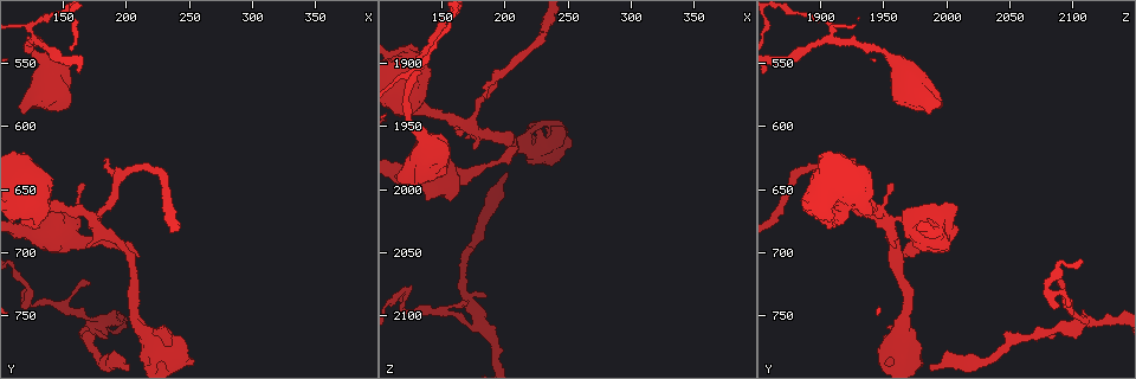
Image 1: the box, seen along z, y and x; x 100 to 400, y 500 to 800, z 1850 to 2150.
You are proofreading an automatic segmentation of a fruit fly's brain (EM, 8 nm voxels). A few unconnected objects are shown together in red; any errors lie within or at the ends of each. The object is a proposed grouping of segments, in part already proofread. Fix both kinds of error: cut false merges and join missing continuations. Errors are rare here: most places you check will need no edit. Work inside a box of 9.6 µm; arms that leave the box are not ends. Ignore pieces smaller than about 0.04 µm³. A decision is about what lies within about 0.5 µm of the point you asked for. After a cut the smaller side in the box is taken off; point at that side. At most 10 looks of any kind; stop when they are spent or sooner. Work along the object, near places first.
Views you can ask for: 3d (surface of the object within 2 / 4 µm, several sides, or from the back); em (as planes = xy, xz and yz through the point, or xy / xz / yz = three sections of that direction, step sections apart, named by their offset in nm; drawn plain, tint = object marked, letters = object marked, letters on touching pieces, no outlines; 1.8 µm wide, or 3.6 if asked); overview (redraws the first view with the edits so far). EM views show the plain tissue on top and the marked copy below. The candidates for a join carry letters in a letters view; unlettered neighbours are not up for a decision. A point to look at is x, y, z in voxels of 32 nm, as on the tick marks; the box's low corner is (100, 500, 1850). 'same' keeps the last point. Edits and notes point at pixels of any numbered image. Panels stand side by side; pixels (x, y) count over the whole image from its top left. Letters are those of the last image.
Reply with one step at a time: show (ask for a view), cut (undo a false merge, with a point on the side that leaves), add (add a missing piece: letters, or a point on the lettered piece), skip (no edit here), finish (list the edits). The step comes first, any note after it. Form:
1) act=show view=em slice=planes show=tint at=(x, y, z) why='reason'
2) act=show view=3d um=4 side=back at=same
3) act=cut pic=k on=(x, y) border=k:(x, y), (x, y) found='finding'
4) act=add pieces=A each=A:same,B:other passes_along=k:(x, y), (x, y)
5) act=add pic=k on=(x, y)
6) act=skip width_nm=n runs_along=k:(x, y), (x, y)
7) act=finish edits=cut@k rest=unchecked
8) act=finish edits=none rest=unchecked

act=show view=3d um=2 at=(126, 532, 1910) why='looks like a crossing'

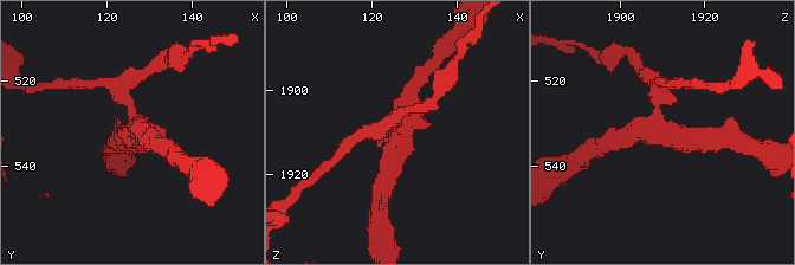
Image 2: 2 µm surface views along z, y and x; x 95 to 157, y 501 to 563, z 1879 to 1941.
act=show view=em slice=planes show=letters at=(126, 532, 1911) arms=4

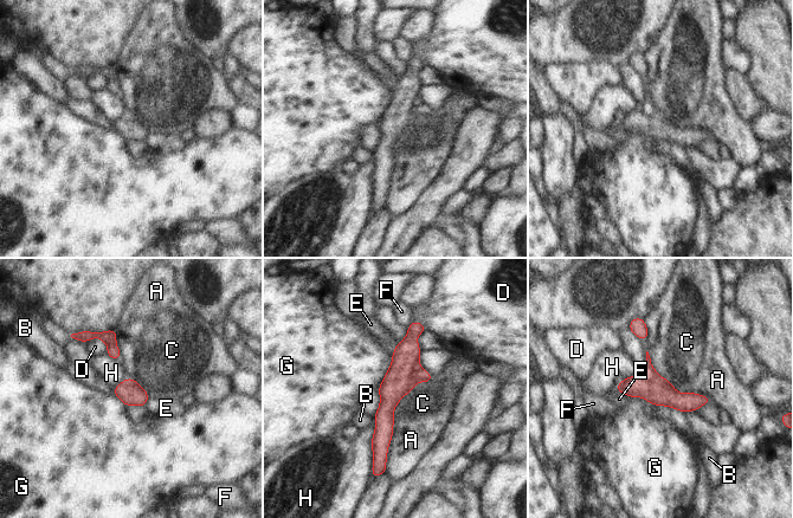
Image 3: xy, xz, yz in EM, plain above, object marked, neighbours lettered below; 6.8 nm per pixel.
act=cut pic=3 on=(109, 337) each=A:other,B:other,C:other,D:other,E:other,F:other,G:other,H:other border=3:(114, 342), (109, 345) found='a second neuron is stuck on'

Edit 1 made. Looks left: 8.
act=show view=em slice=yz step=4 show=letters at=(168, 670, 1948) why='side arm on a straight run'

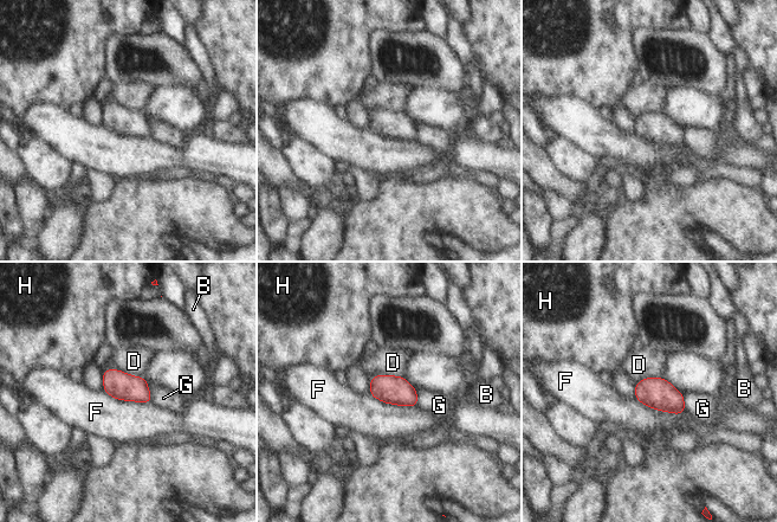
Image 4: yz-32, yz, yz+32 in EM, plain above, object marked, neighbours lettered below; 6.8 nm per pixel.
act=skip width_nm=190 longest_contact=F:360nm each=B:other,D:other,F:other,G:other,H:other found='one neuron here'

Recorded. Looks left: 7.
act=show view=em slice=planes show=letters at=(120, 744, 2086) why='an open end'

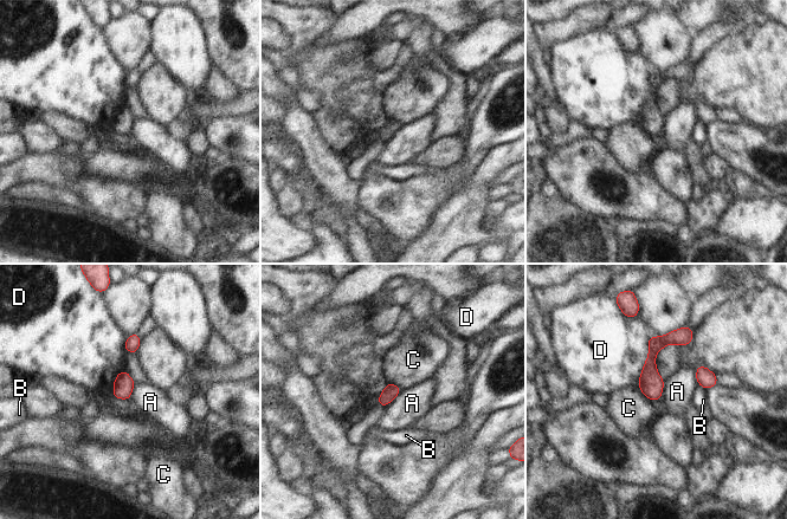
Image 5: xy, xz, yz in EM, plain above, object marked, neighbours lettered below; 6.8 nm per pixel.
act=skip width_nm=100 each=A:other,B:other,C:other,D:other border=5:(402, 389), (385, 406) found='none of them fits'

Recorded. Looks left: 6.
act=finish edits=cut@3 rest=unchecked

